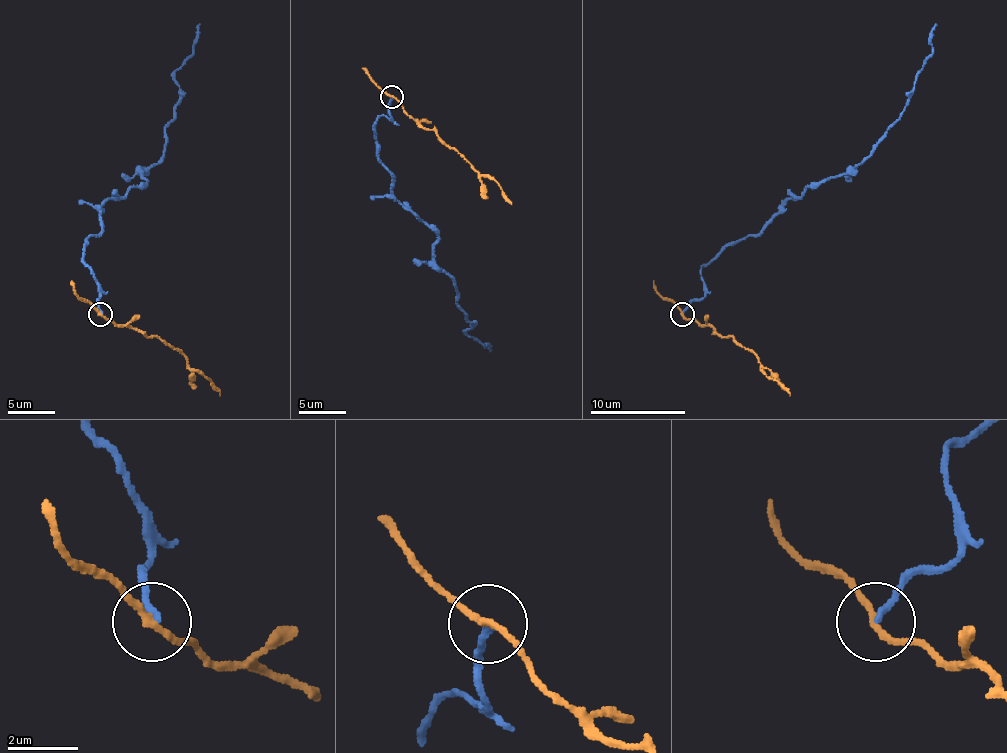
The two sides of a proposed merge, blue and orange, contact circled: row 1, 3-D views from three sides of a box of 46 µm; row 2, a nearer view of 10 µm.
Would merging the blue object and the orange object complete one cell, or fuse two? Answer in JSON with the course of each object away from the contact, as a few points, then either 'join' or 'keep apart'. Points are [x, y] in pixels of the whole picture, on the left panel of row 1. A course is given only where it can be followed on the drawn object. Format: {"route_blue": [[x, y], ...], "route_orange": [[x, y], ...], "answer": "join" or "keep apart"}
{"route_blue": [[102, 314], [85, 241], [102, 229], [99, 208], [144, 182], [163, 153], [175, 70], [199, 23]], "route_orange": [[99, 314], [166, 340], [220, 395]], "answer": "keep apart"}

